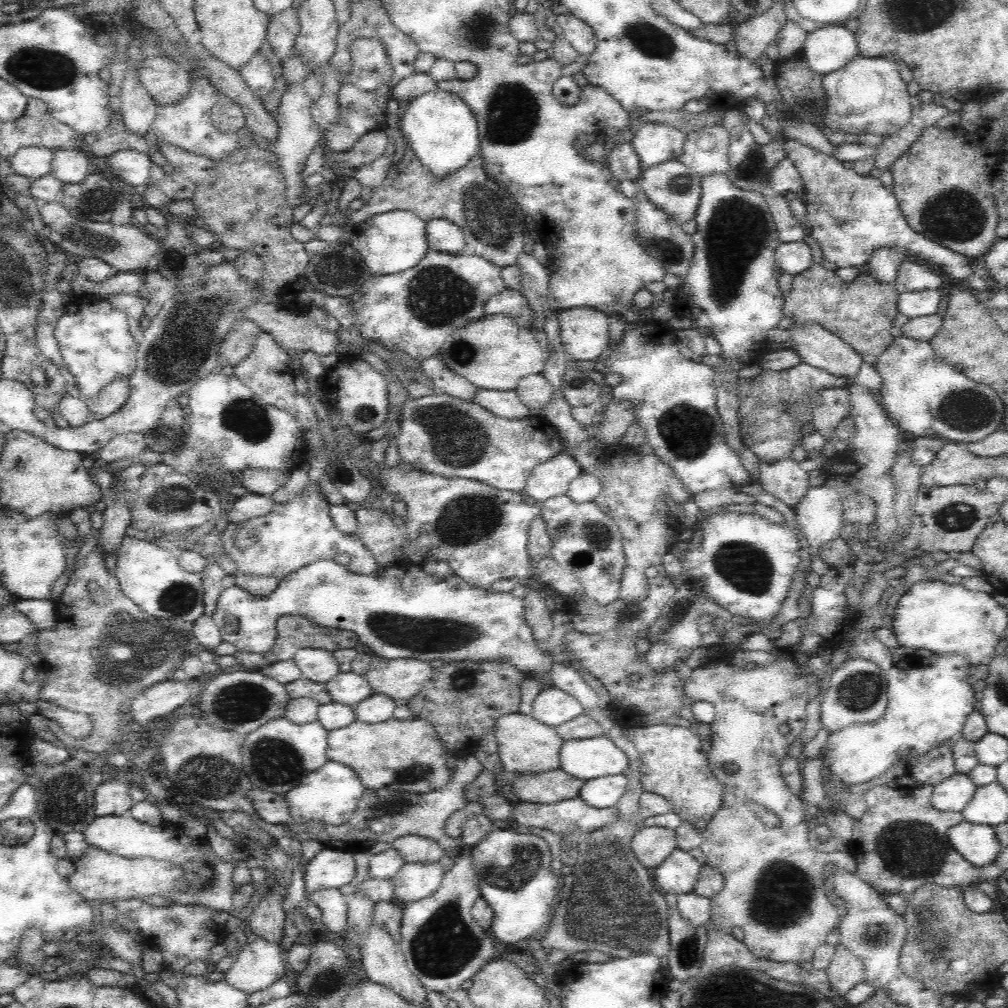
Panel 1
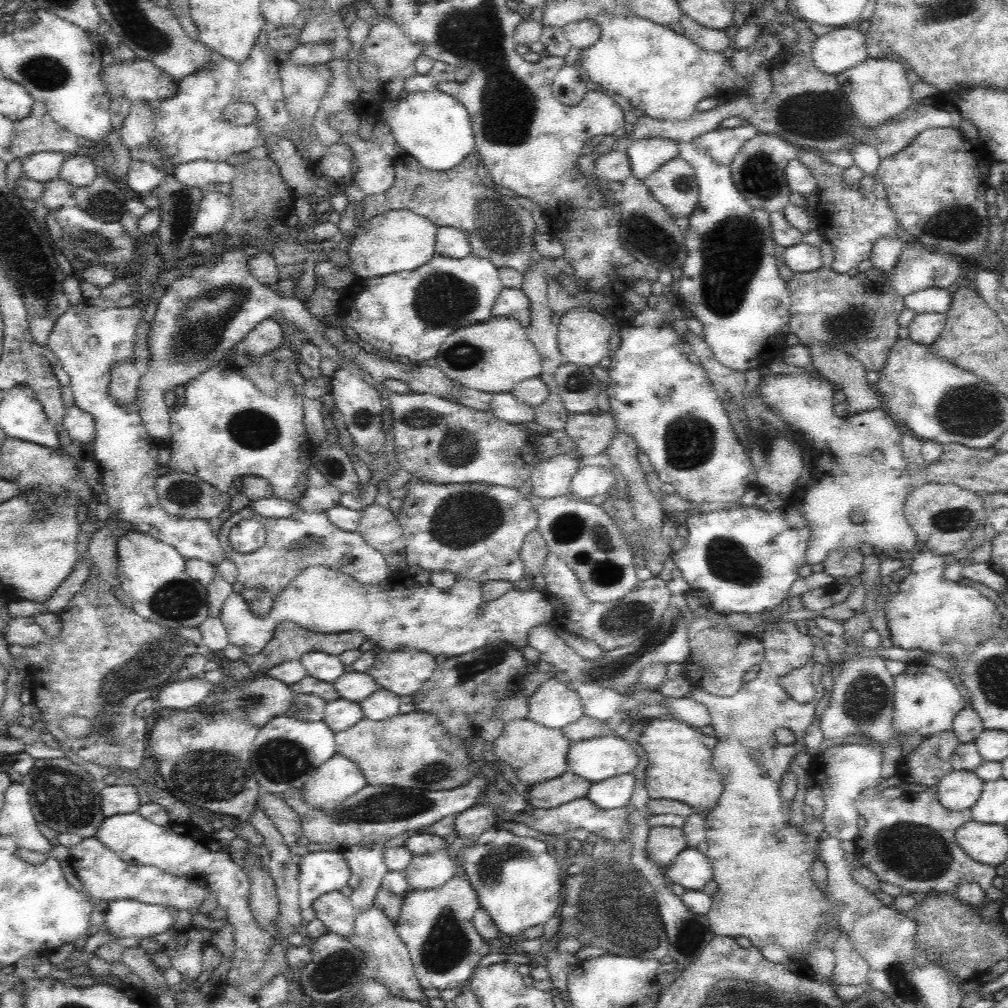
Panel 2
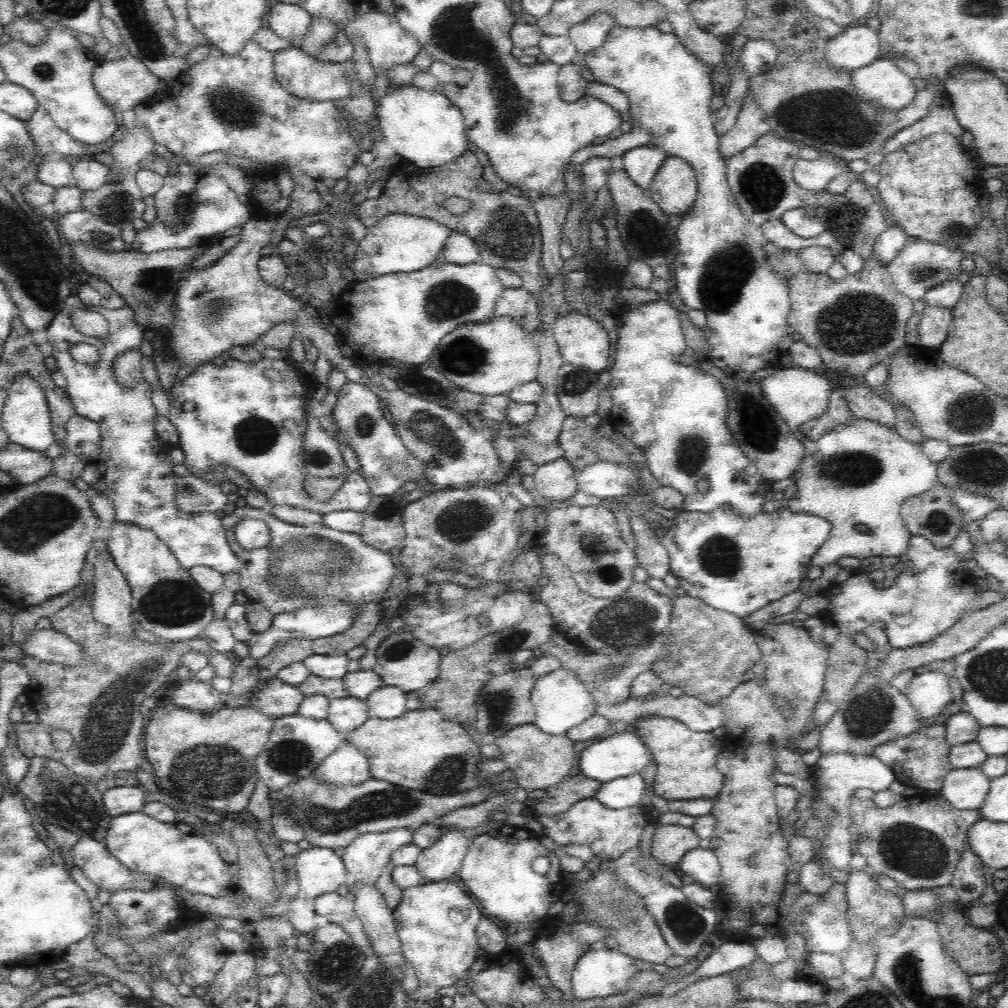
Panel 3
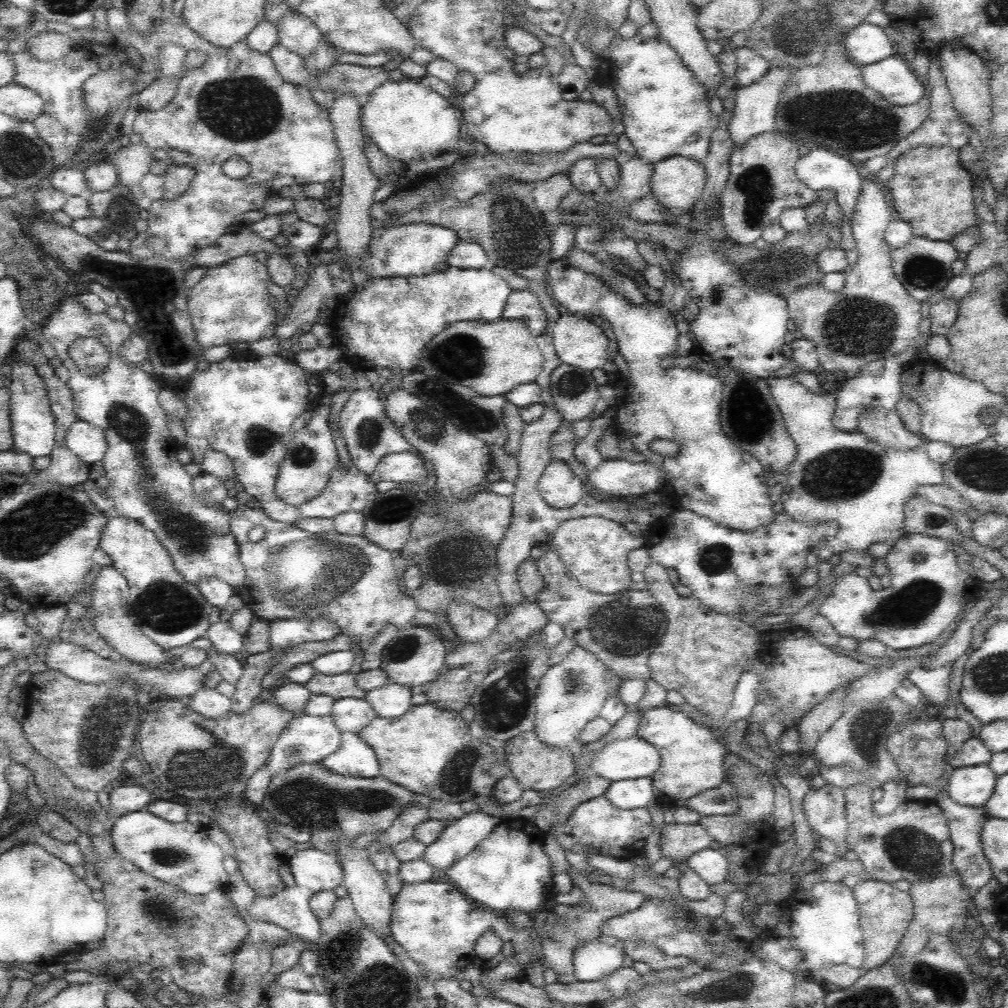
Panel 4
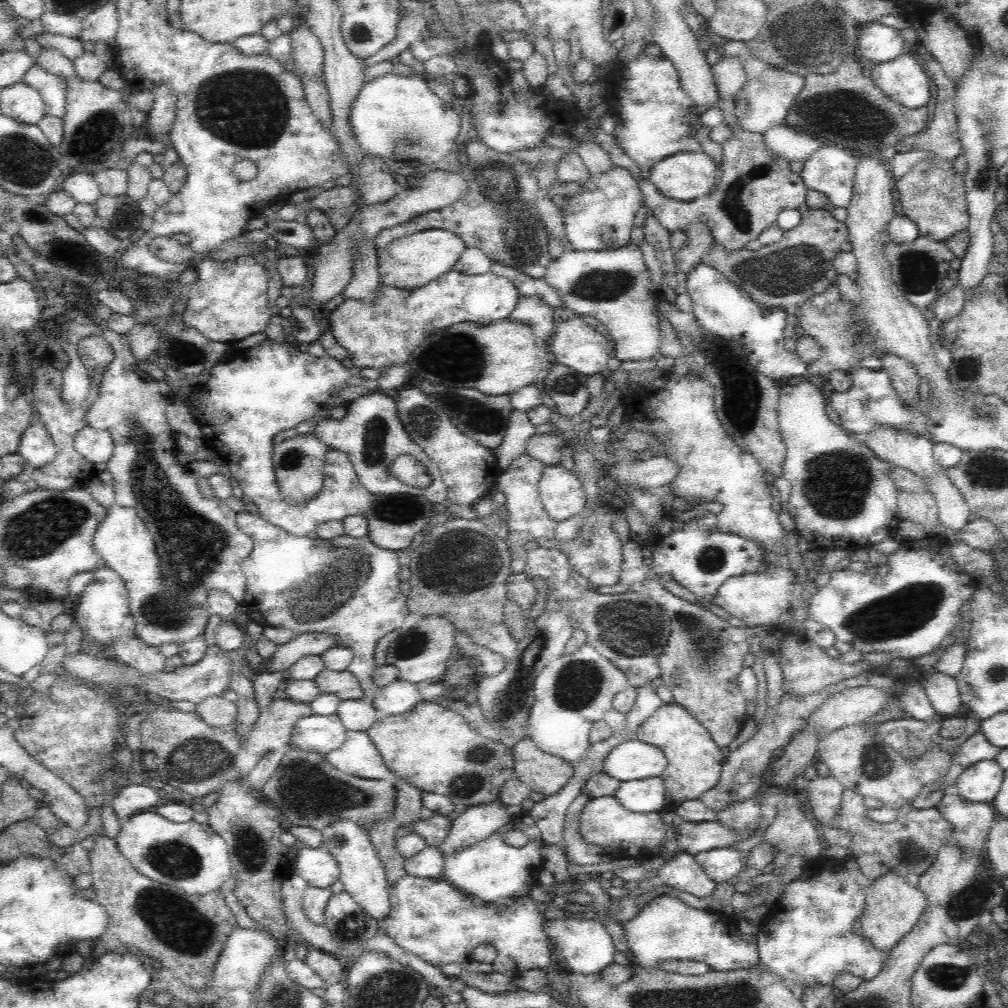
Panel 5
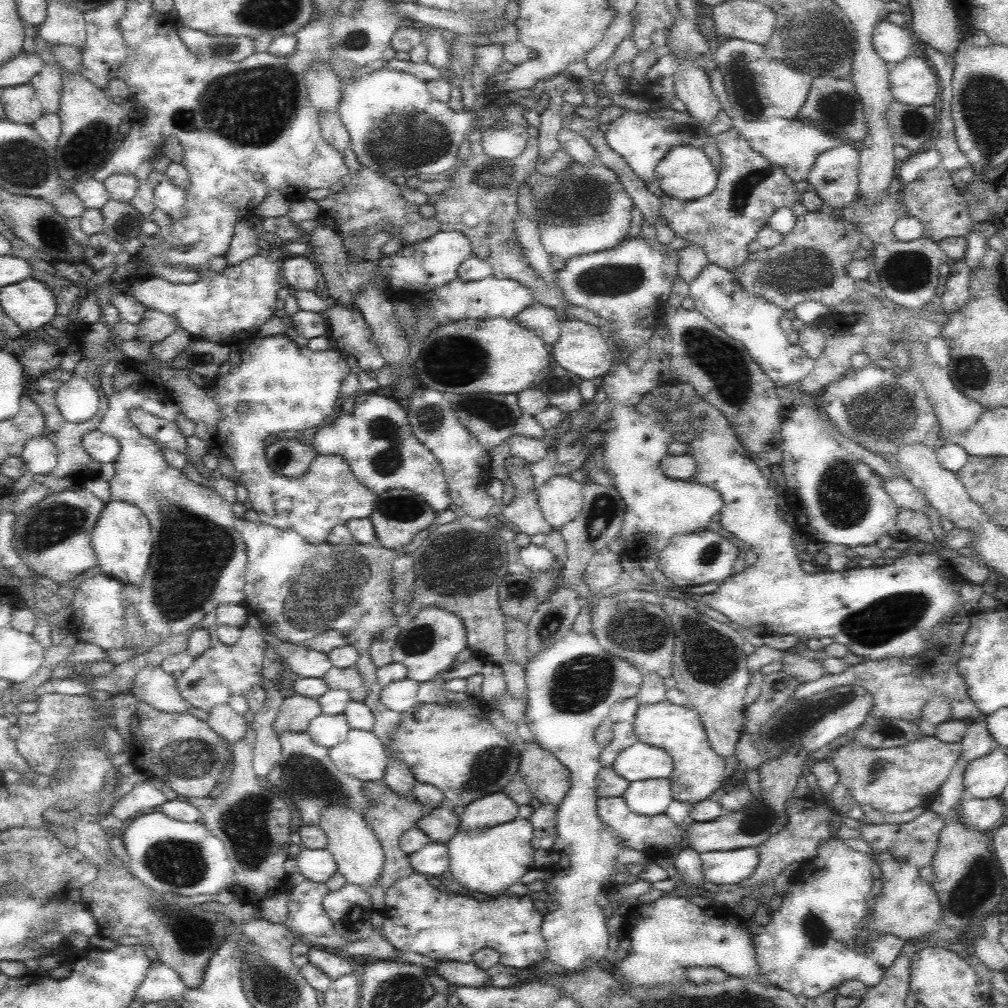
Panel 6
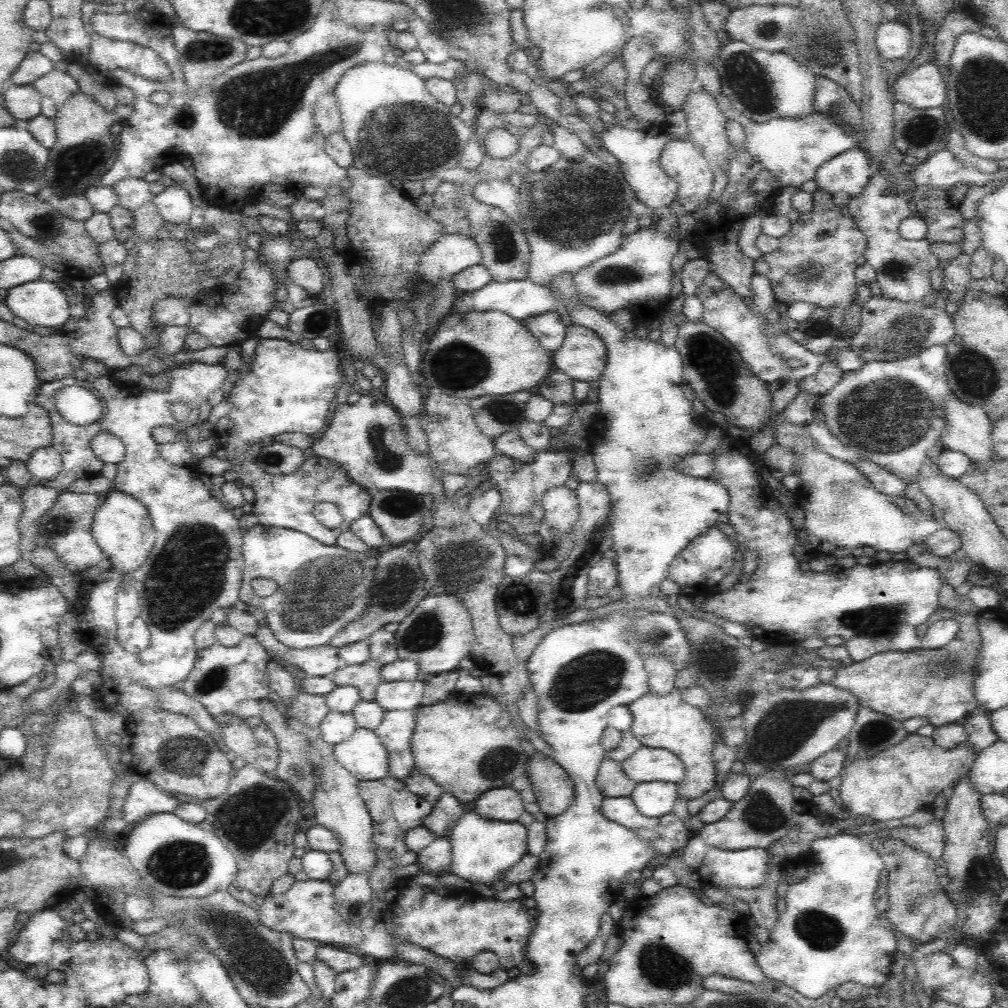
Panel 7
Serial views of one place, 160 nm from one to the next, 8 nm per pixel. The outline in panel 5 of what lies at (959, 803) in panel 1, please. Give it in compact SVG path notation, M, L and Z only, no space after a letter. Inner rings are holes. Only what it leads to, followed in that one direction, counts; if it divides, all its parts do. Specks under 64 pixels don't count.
M981 760L964 768L956 778L958 794L962 799L973 802L989 803L1000 790L1005 770L994 760Z

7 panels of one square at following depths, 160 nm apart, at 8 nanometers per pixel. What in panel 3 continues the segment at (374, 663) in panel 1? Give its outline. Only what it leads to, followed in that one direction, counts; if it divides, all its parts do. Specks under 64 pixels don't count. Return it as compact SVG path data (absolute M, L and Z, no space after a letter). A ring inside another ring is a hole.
M393 627L391 633L382 640L375 650L377 661L373 671L380 676L386 686L396 686L405 693L420 691L430 684L439 673L440 652L424 644L412 633Z

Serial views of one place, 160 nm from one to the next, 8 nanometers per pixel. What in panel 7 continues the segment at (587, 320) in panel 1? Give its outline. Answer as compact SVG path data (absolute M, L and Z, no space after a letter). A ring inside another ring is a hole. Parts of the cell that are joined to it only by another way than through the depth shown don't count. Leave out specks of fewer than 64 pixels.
M572 323L567 326L562 344L553 351L553 364L584 382L599 380L607 362L607 348L596 332Z

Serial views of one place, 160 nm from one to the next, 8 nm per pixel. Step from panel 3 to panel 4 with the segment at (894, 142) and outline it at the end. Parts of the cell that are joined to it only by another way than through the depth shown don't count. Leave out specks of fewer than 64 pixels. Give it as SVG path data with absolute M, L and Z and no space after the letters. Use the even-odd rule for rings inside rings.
M936 59L932 60L930 64L928 82L931 88L928 94L930 108L927 120L915 132L912 132L908 137L903 138L894 145L894 148L892 148L886 156L888 157L886 164L888 164L888 162L894 163L900 154L904 154L906 150L916 148L916 146L951 146L959 150L963 146L966 146L966 144L969 144L970 138L975 136L975 129L969 126L968 123L964 123L964 120L960 119L958 111L954 109L944 73Z

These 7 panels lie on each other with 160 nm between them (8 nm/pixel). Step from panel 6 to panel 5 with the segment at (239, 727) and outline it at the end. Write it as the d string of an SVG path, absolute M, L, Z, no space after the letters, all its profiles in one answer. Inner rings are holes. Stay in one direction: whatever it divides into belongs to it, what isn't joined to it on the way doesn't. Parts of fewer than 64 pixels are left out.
M208 696L200 704L196 704L195 710L204 719L204 722L212 728L224 728L234 723L237 714L235 702L221 696Z

